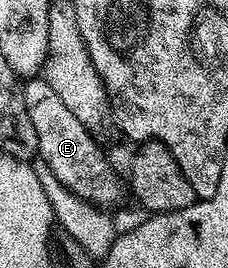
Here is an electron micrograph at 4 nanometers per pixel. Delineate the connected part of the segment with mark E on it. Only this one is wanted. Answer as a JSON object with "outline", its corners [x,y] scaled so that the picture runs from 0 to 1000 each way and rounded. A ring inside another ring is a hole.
{"outline":[[[132,295],[101,313],[96,351],[132,396],[140,474],[158,474],[167,522],[167,586],[211,608],[228,642],[307,716],[325,716],[351,743],[386,746],[443,772],[482,772],[535,735],[544,690],[518,679],[491,619],[465,604],[439,545],[412,530],[399,485],[298,396],[228,340],[228,325],[193,295]]]}

